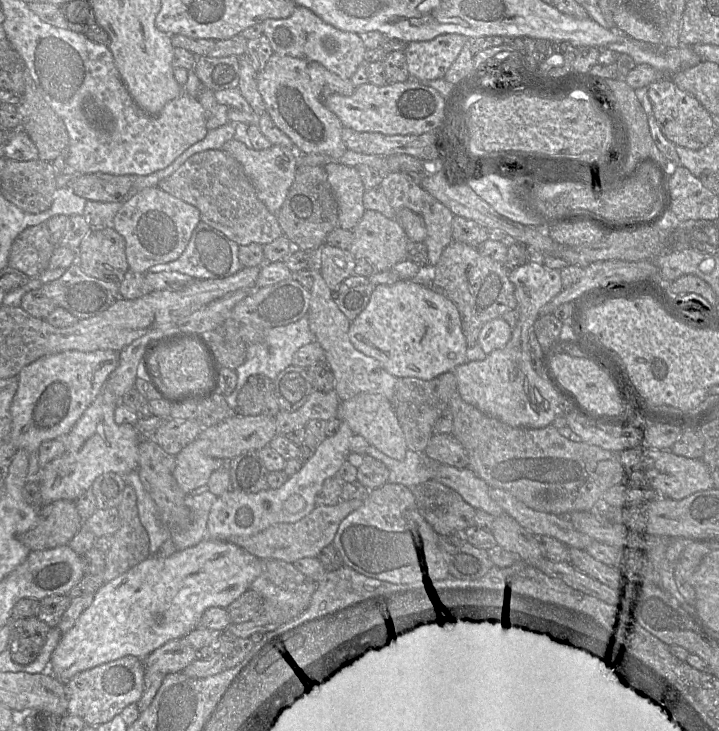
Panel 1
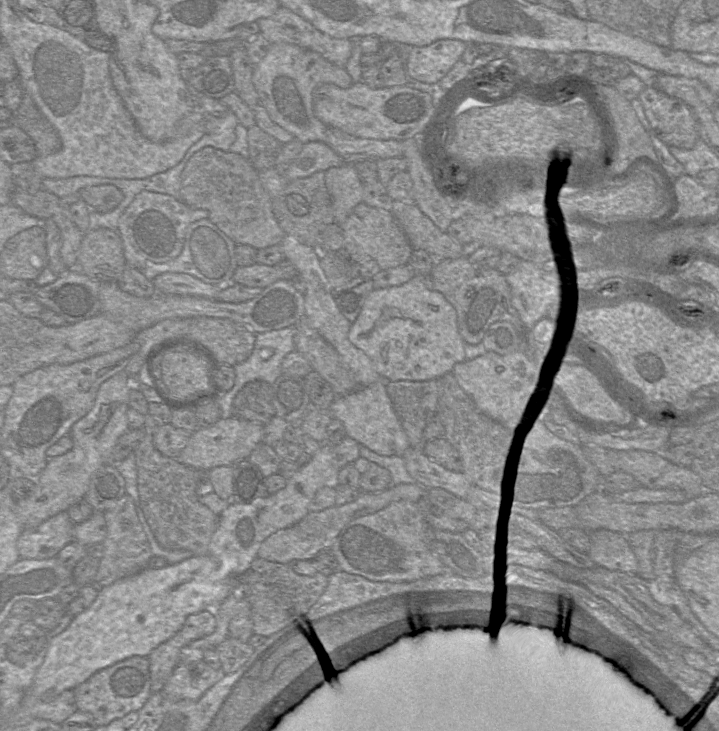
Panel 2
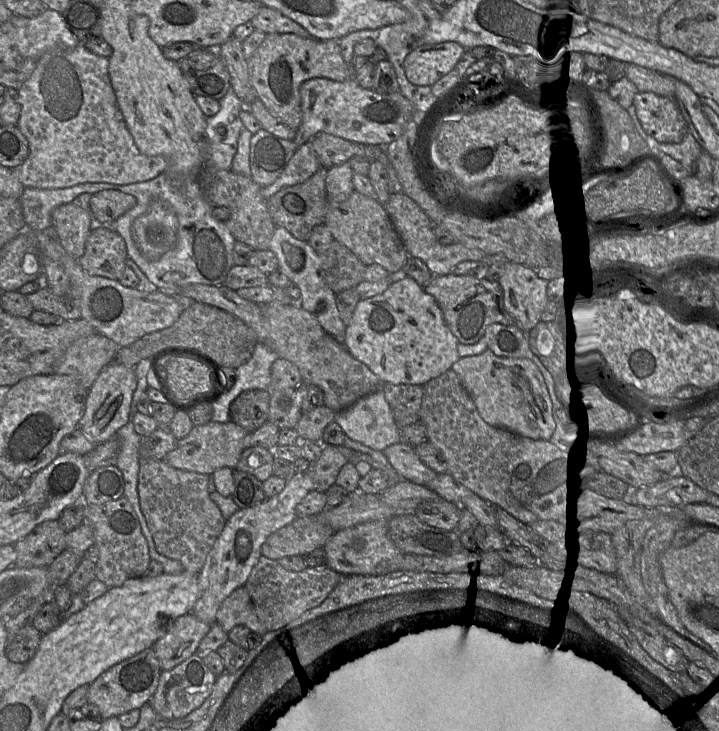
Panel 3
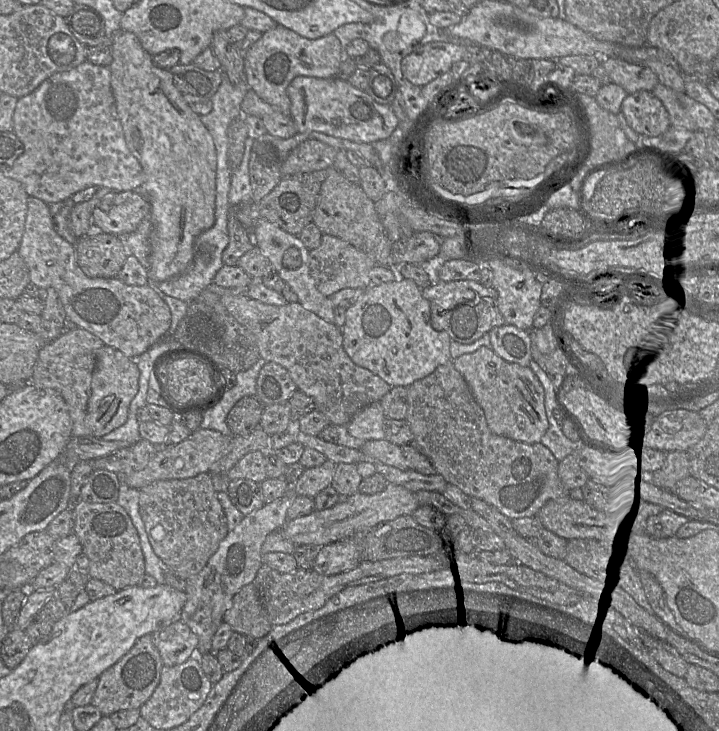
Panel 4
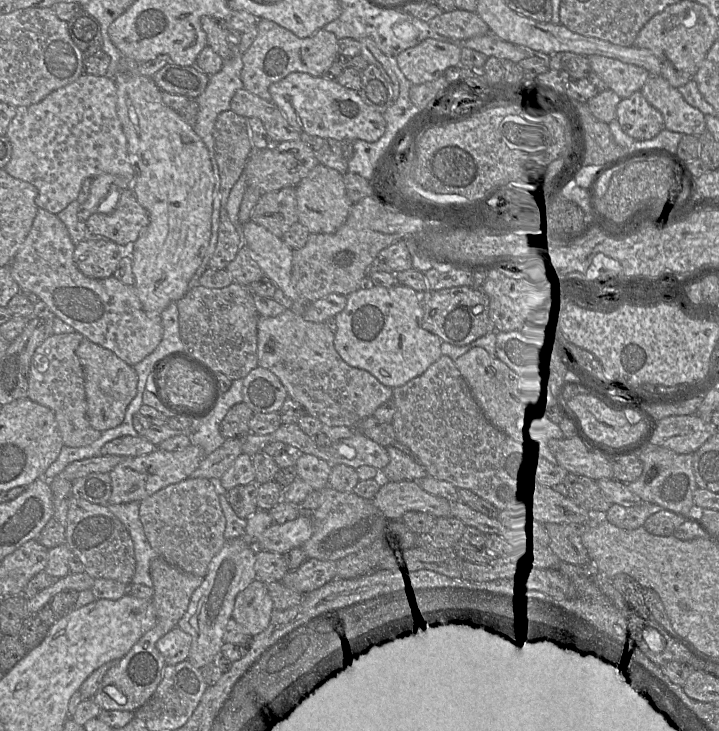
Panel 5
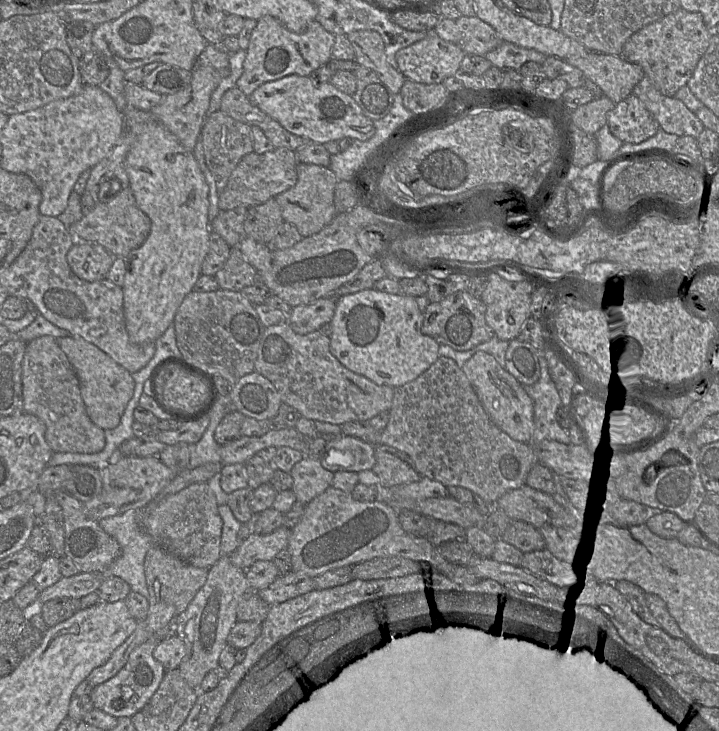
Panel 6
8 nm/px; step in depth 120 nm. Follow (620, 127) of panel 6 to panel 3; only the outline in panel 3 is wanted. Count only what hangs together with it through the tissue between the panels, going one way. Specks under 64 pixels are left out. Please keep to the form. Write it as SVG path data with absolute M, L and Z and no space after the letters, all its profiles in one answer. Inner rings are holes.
M638 91L633 105L643 130L656 142L680 143L687 134L687 123L674 97Z

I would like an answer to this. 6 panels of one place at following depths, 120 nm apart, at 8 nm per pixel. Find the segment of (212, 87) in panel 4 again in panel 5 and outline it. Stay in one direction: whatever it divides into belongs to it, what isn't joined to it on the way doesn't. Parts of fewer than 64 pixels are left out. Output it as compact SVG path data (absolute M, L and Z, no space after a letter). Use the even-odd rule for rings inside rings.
M172 62L166 64L152 78L162 91L196 99L206 89L210 76L200 71L196 65L180 66Z

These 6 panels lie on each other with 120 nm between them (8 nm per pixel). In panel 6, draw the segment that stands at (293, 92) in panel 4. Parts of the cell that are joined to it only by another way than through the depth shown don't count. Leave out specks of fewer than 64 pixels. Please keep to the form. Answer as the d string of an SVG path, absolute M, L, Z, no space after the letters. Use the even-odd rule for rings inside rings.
M291 74L259 86L250 96L251 102L279 122L290 133L325 144L344 137L366 141L375 134L374 121L365 116L351 95L330 82L317 82L310 76Z

